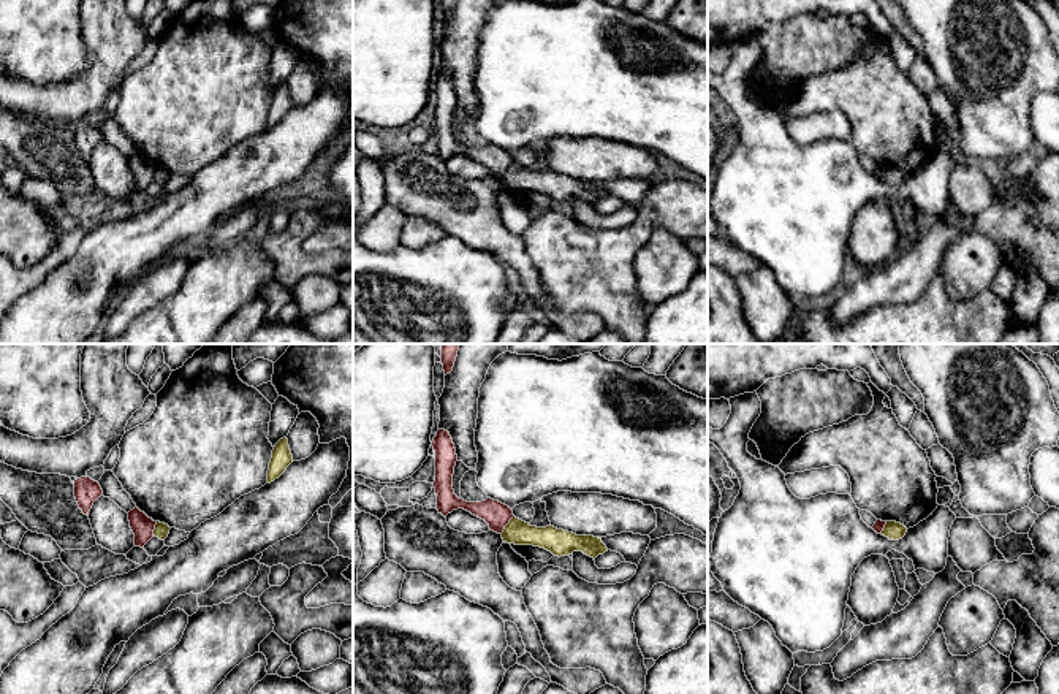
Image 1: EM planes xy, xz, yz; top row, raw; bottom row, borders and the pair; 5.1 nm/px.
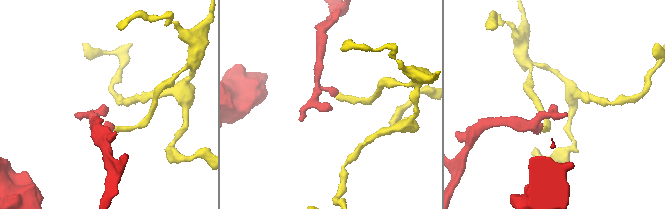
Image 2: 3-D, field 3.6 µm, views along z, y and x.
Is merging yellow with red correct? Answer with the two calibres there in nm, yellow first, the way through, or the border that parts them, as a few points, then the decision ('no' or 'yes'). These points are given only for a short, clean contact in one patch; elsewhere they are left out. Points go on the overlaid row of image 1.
130/140 nm | along xz (513, 515), (501, 533) | no

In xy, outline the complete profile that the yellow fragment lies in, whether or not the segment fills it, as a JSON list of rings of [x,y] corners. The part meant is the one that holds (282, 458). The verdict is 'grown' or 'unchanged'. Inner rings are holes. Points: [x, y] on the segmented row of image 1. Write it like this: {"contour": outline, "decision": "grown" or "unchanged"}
{"contour": [[[283,437],[275,444],[272,450],[272,458],[268,471],[268,483],[279,479],[291,463],[293,463],[293,455],[288,445],[288,439]]], "decision": "unchanged"}

